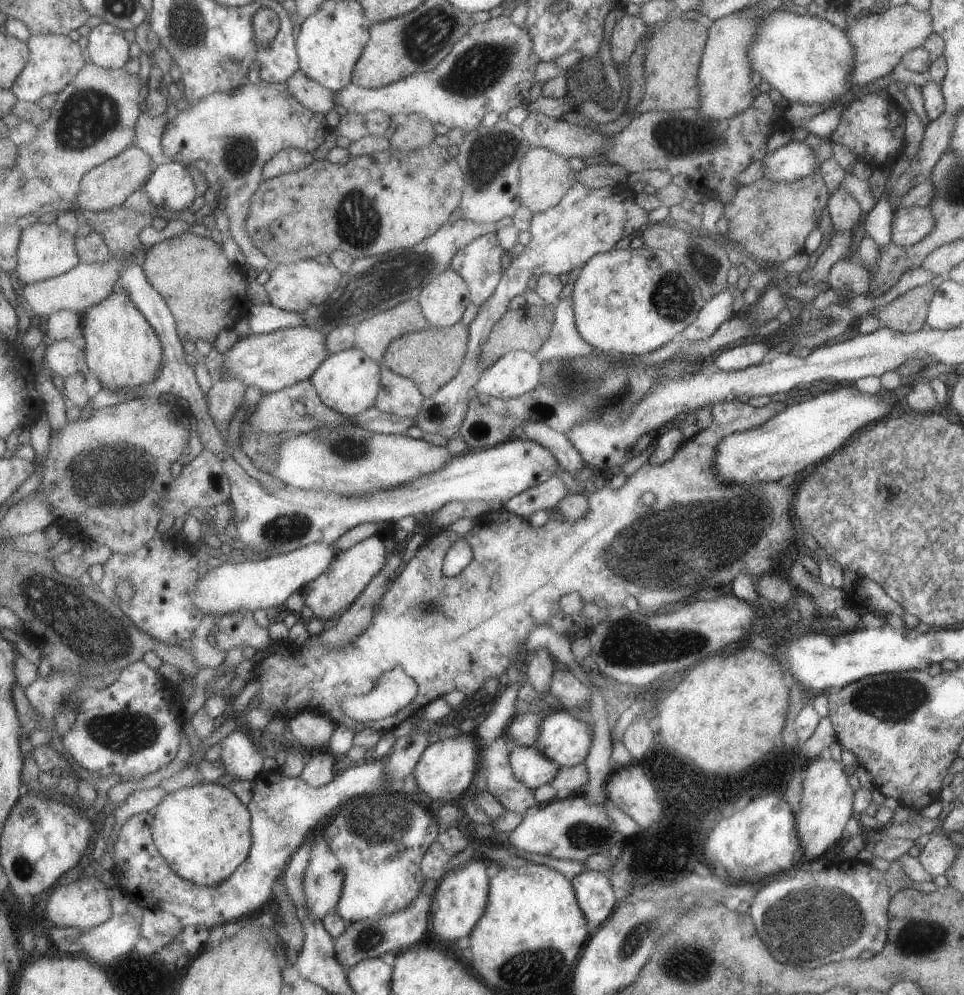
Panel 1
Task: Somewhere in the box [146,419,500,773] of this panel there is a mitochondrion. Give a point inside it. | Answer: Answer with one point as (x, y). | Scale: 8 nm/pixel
(289, 529)

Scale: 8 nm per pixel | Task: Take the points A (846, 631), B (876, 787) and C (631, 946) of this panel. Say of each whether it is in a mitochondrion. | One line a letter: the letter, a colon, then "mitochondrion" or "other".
A: other
B: other
C: mitochondrion

